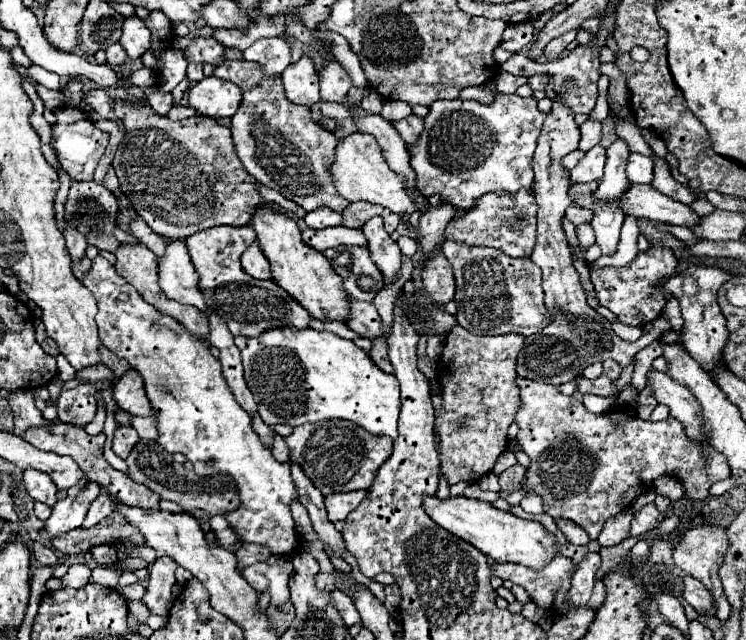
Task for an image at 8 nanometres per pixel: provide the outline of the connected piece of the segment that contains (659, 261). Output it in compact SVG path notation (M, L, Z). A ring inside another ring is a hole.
M651 246L647 252L639 252L637 258L627 266L621 266L621 268L605 266L599 270L591 270L591 282L595 286L601 306L609 308L621 322L629 326L639 326L641 322L651 322L661 314L665 298L663 298L663 292L657 290L657 282L671 276L675 272L675 266L677 266L677 258L669 248ZM639 314L643 316L641 322L637 320Z

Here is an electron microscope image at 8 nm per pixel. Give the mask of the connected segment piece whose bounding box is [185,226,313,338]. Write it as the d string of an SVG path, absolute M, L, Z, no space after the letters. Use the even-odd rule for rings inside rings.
M215 226L189 236L185 242L199 274L199 290L205 296L207 310L217 310L217 314L225 318L233 336L255 338L269 328L281 326L295 326L301 330L309 328L313 316L307 314L307 310L281 286L273 280L255 280L243 272L239 258L255 242L251 226Z

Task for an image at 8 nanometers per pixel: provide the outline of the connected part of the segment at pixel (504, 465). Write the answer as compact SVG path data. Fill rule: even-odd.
M506 450L503 455L501 455L492 472L496 475L499 476L502 472L504 472L507 468L509 468L510 466L517 464L517 459L516 456L513 452L511 452L510 450Z

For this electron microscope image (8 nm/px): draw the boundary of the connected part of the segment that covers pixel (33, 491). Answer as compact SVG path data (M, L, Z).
M23 470L23 486L27 494L37 502L43 502L47 506L53 506L57 502L57 488L53 486L53 480L39 470Z

